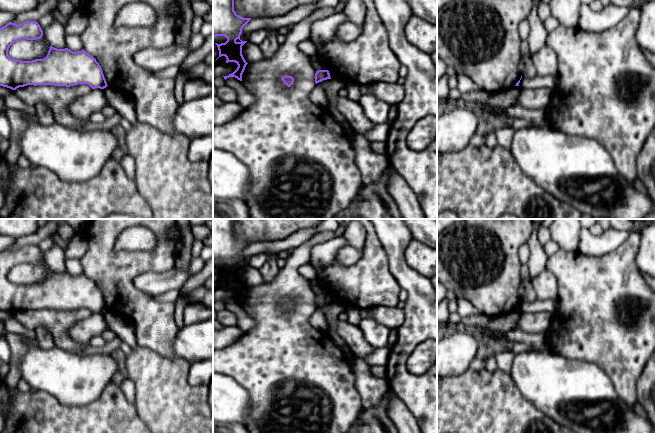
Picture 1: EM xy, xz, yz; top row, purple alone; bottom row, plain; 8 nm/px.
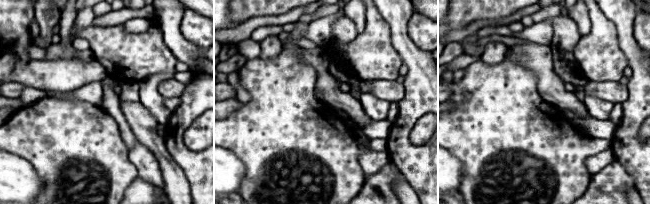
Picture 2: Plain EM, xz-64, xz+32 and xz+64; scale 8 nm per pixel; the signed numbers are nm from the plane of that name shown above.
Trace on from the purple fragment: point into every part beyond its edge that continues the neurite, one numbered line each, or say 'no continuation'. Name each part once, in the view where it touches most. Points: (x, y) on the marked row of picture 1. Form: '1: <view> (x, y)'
no continuation

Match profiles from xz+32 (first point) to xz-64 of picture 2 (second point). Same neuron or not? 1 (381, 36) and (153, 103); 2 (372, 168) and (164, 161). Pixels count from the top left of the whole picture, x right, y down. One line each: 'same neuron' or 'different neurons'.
1: different neurons
2: different neurons

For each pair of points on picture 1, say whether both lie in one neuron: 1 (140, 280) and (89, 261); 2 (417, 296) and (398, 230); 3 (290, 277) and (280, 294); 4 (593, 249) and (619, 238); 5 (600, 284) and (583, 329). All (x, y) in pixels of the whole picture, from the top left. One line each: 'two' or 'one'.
1: two
2: one
3: one
4: one
5: one

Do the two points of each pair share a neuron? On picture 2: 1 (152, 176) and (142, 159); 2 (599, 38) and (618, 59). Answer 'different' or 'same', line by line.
1: same
2: same

